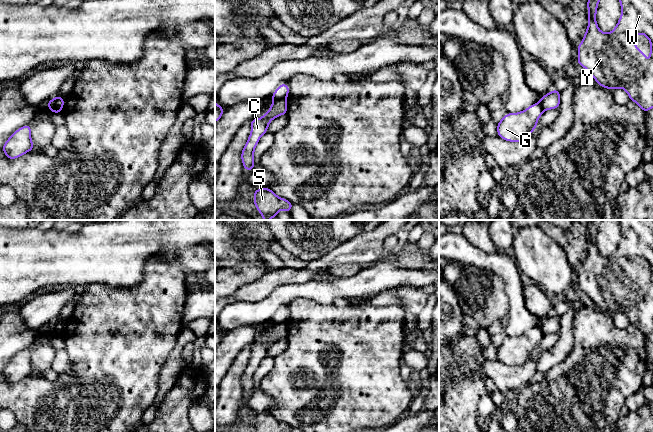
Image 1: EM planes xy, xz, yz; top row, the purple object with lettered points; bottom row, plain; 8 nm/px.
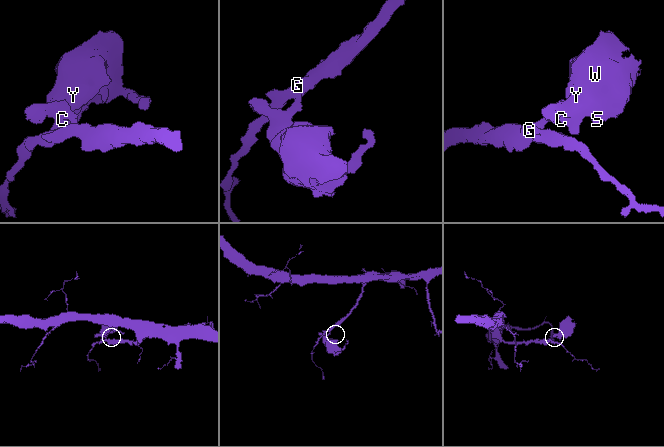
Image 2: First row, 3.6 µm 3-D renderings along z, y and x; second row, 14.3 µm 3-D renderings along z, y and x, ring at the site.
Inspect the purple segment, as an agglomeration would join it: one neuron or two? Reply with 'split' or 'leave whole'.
split

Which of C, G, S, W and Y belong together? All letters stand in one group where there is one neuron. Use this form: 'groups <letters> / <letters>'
groups C S W Y / G

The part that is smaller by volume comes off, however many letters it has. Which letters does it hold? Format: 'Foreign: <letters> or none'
Foreign: C, S, W, Y

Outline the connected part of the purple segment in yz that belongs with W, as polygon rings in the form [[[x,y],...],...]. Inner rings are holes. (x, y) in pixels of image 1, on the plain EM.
[[[591,220],[587,224],[588,251],[577,271],[577,288],[583,290],[597,308],[613,314],[624,313],[630,324],[645,337],[653,332],[653,220],[616,220],[621,229],[621,240],[612,256],[602,256],[596,246],[598,227],[603,220]],[[645,259],[650,265],[650,285],[636,270],[635,260]]]

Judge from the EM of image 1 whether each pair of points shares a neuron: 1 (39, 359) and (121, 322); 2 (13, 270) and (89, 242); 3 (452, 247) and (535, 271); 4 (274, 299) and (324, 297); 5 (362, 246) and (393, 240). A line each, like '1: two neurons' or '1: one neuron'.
1: two neurons
2: one neuron
3: two neurons
4: one neuron
5: one neuron

